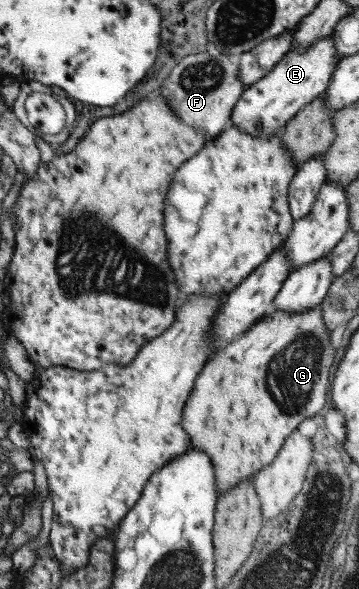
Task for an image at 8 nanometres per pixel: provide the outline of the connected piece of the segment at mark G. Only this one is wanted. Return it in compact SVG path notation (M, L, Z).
M316 305L316 307L311 307L307 311L281 311L276 309L276 311L267 312L266 315L258 318L247 331L240 333L229 345L219 349L204 363L195 378L187 402L183 406L180 424L187 434L188 445L194 447L194 449L200 449L209 458L213 468L217 496L225 493L228 489L232 489L240 481L252 477L262 467L269 465L280 450L281 444L292 434L297 425L303 421L303 418L311 418L323 407L323 404L325 404L325 391L327 391L327 375L329 375L329 367L331 367L331 361L333 361L333 355L335 355L334 351L331 348L329 333L323 325L320 306Z

